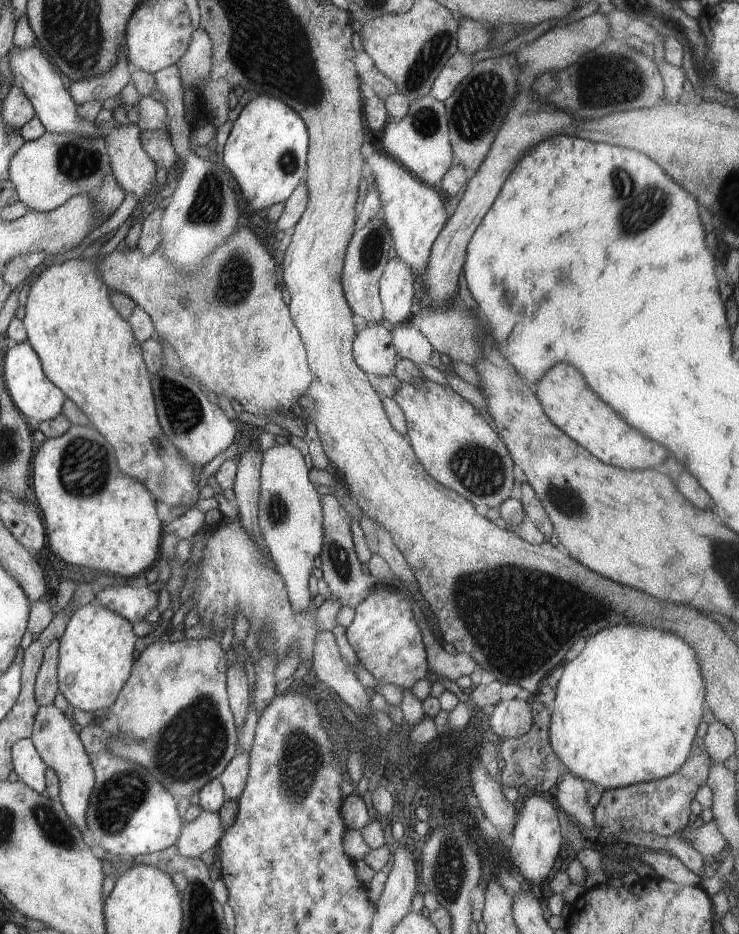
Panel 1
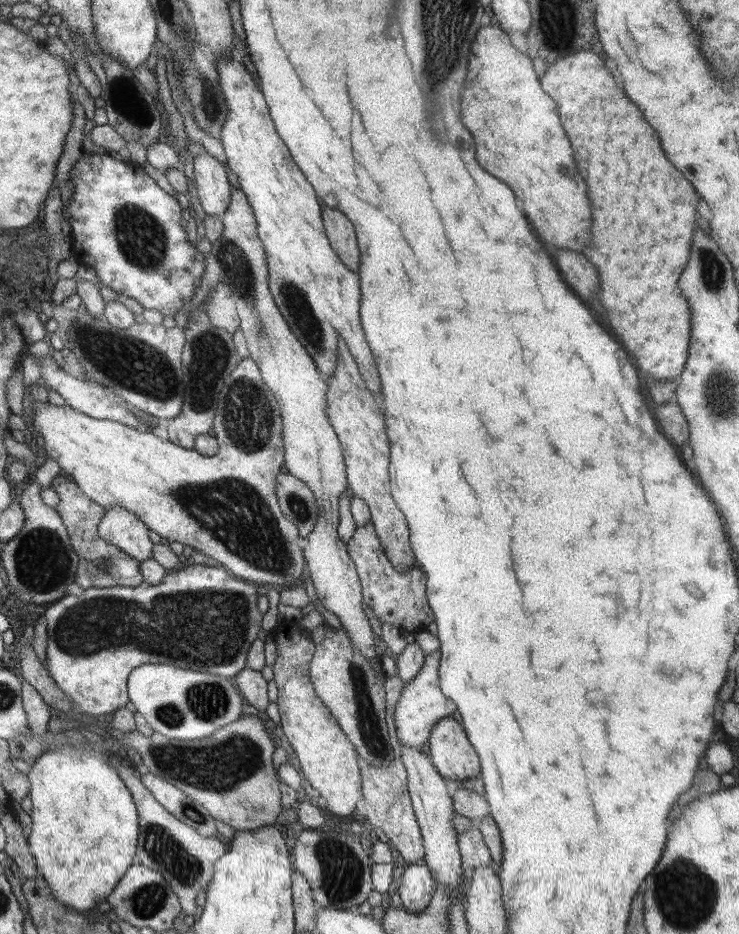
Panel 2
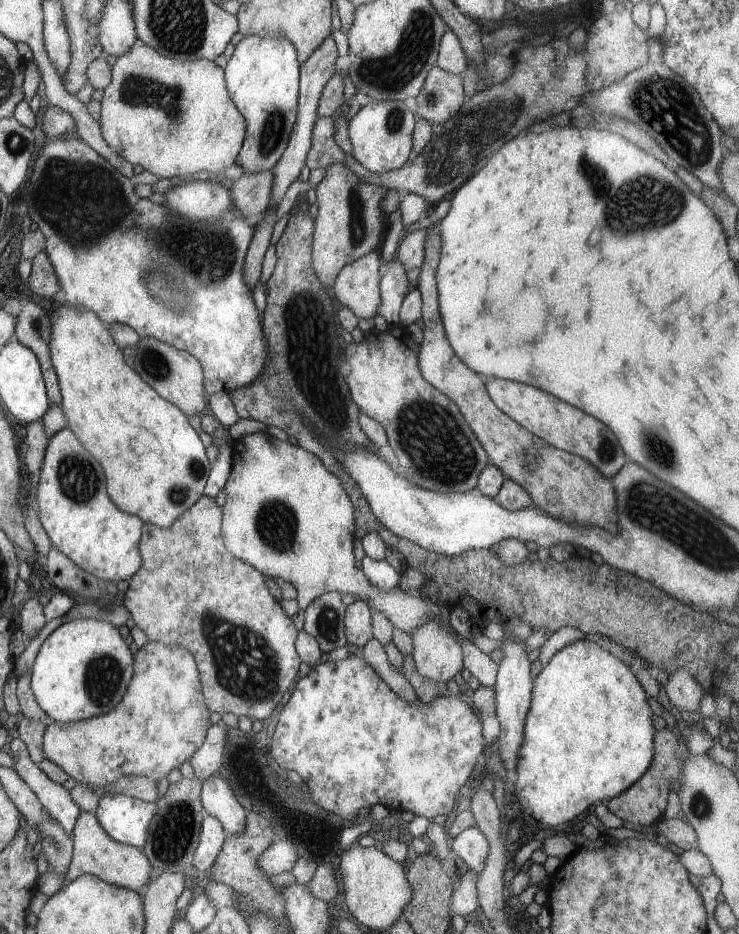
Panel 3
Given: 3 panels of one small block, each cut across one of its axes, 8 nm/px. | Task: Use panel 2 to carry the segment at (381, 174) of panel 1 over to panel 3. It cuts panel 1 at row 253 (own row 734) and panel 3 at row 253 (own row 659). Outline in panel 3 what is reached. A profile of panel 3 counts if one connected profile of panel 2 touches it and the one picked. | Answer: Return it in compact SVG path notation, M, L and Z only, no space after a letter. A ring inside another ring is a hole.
M439 222L427 228L424 257L419 266L418 284L422 300L421 318L423 338L417 353L418 369L423 378L457 406L467 426L479 440L491 465L502 470L505 478L522 486L538 508L561 522L575 526L594 526L609 534L617 534L617 510L611 490L612 478L601 476L587 460L549 446L541 438L531 434L525 427L503 414L489 398L484 377L465 366L455 354L445 336L438 311L435 271L440 254Z

